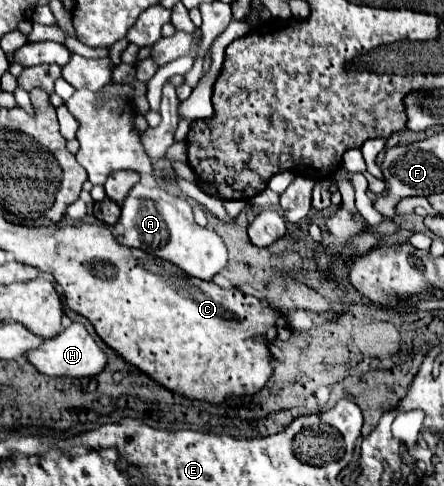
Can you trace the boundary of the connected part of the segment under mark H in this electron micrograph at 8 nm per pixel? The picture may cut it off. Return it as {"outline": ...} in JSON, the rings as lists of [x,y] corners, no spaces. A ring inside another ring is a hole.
{"outline":[[[72,323],[68,329],[64,329],[54,339],[44,341],[38,347],[38,351],[28,351],[28,355],[24,357],[30,365],[34,365],[40,373],[48,377],[94,377],[106,365],[106,355],[102,353],[102,349],[94,343],[92,335],[80,323]]]}

